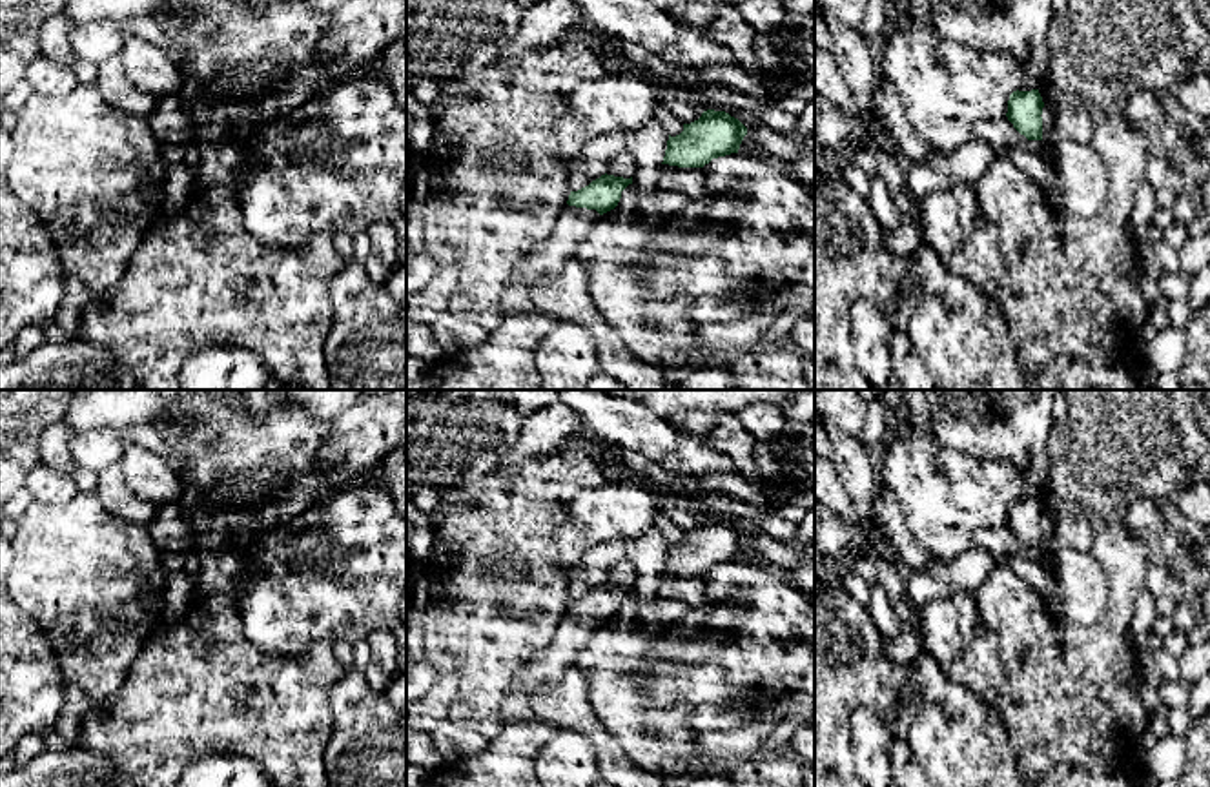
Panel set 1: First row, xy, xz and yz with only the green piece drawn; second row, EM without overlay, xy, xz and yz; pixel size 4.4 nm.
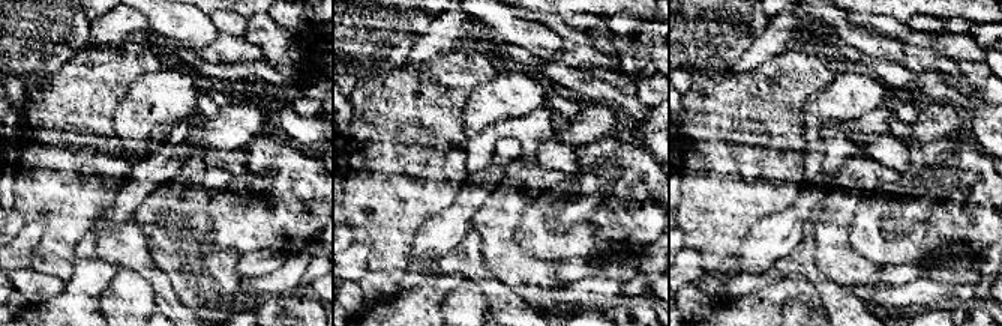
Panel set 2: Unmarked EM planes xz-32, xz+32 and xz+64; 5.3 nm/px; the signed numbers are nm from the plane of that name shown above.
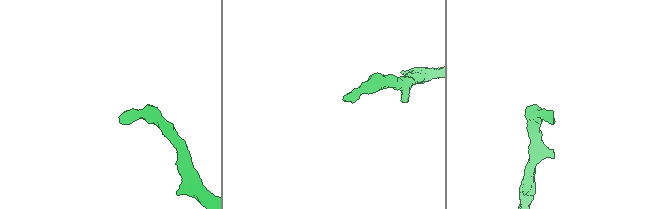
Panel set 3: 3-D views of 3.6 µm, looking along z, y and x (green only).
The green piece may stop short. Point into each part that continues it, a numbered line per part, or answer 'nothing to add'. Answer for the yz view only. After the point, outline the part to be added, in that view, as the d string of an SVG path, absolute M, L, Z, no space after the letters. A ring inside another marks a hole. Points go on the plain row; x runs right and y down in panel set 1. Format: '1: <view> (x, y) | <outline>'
1: yz (1052, 541) | M1044 514L1042 516L1042 550L1050 554L1057 554L1061 548L1064 548L1062 537L1057 534L1051 519Z

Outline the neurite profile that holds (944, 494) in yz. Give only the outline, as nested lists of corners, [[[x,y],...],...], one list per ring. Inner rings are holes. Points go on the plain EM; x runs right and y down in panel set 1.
[[[924,423],[889,434],[877,461],[909,532],[944,563],[975,547],[975,530],[1006,525],[1013,499],[1042,492],[1042,485],[1024,483],[1006,461],[982,461],[940,446]]]

